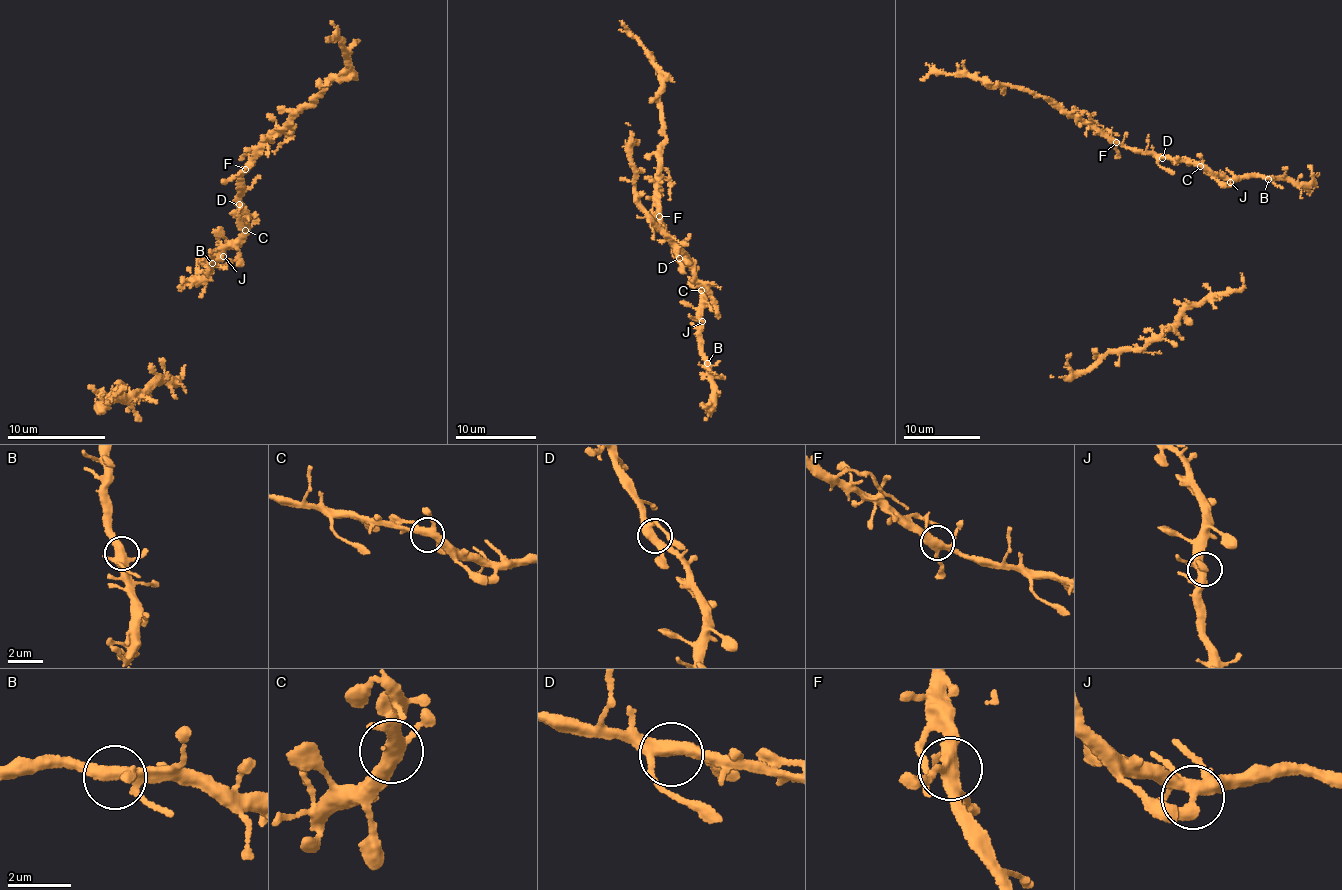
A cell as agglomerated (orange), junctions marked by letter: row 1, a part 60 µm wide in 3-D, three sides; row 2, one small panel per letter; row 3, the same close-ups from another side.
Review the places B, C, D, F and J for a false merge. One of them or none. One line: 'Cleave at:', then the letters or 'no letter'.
Cleave at: no letter

